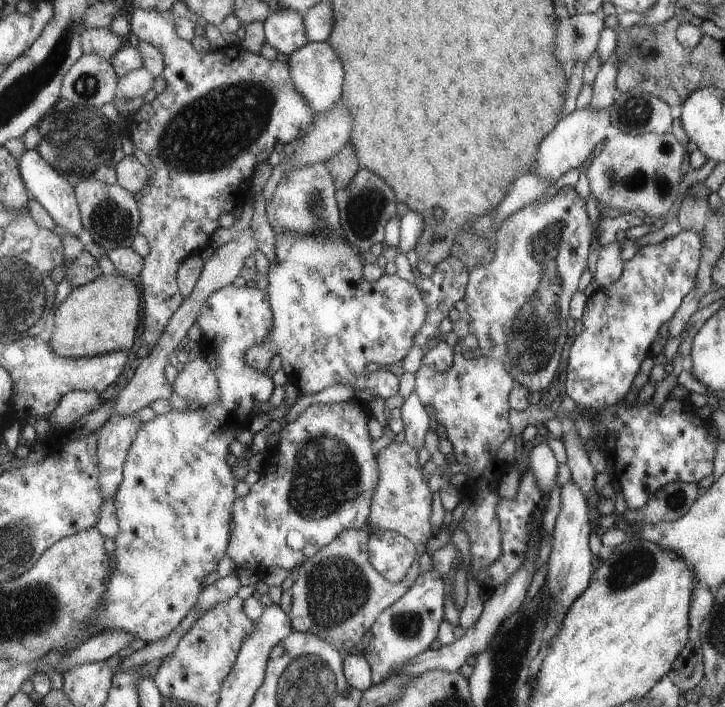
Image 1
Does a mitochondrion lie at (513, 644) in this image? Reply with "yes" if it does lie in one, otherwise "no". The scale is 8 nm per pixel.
yes

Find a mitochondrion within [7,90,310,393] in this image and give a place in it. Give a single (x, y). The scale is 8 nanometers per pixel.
(80, 140)

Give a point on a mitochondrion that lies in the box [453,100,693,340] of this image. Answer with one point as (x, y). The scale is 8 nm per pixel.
(661, 186)

